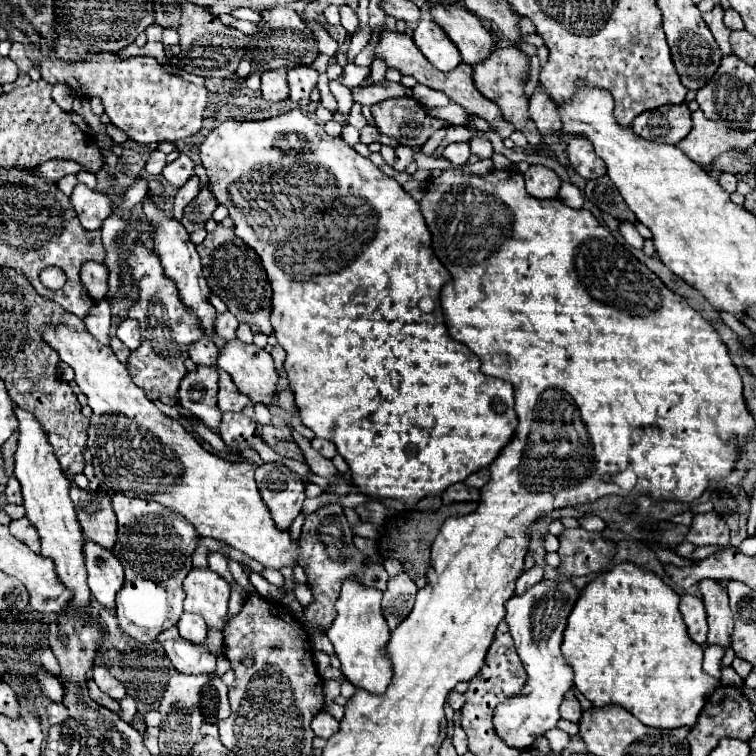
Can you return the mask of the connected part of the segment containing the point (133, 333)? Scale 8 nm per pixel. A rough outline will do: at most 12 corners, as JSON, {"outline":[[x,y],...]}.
{"outline":[[126,318],[118,328],[118,338],[130,348],[140,346],[140,326]]}

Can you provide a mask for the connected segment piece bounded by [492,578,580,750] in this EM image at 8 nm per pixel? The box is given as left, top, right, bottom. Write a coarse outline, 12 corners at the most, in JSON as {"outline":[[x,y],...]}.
{"outline":[[552,578],[512,596],[506,622],[528,676],[494,732],[528,750],[574,686],[560,646],[580,590]]}

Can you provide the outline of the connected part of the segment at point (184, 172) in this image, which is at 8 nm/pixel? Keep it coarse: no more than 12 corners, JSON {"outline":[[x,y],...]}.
{"outline":[[180,154],[162,176],[182,188],[194,176],[194,162]]}

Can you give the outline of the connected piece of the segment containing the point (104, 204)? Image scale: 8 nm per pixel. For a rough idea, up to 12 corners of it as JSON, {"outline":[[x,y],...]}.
{"outline":[[78,184],[70,204],[84,230],[112,214],[110,196]]}

